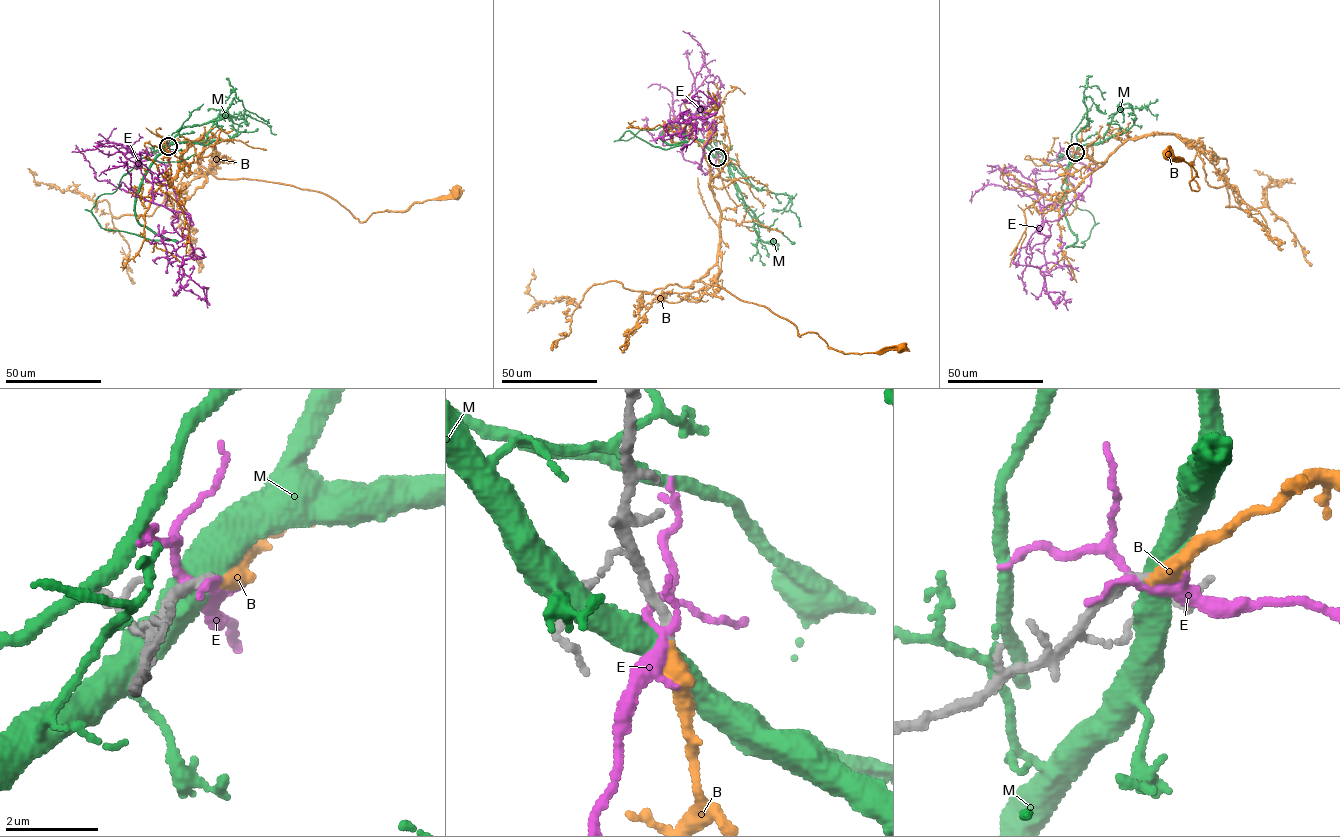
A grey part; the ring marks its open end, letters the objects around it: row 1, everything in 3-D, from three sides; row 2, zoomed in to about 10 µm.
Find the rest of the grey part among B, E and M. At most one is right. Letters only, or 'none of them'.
B

